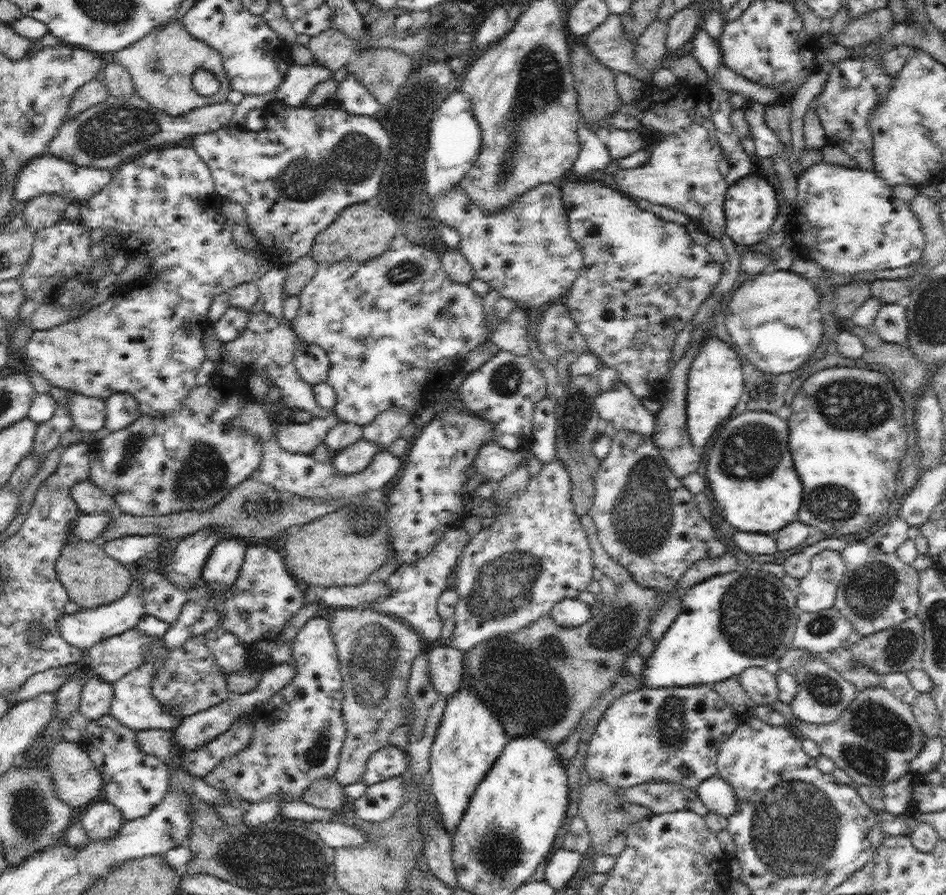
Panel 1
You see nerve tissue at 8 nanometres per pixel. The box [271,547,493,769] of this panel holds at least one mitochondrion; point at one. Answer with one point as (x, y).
(373, 666)

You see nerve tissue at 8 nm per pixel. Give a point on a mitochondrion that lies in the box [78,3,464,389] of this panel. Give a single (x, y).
(301, 181)

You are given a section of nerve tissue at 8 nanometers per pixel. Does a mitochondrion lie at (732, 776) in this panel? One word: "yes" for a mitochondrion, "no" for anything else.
no

